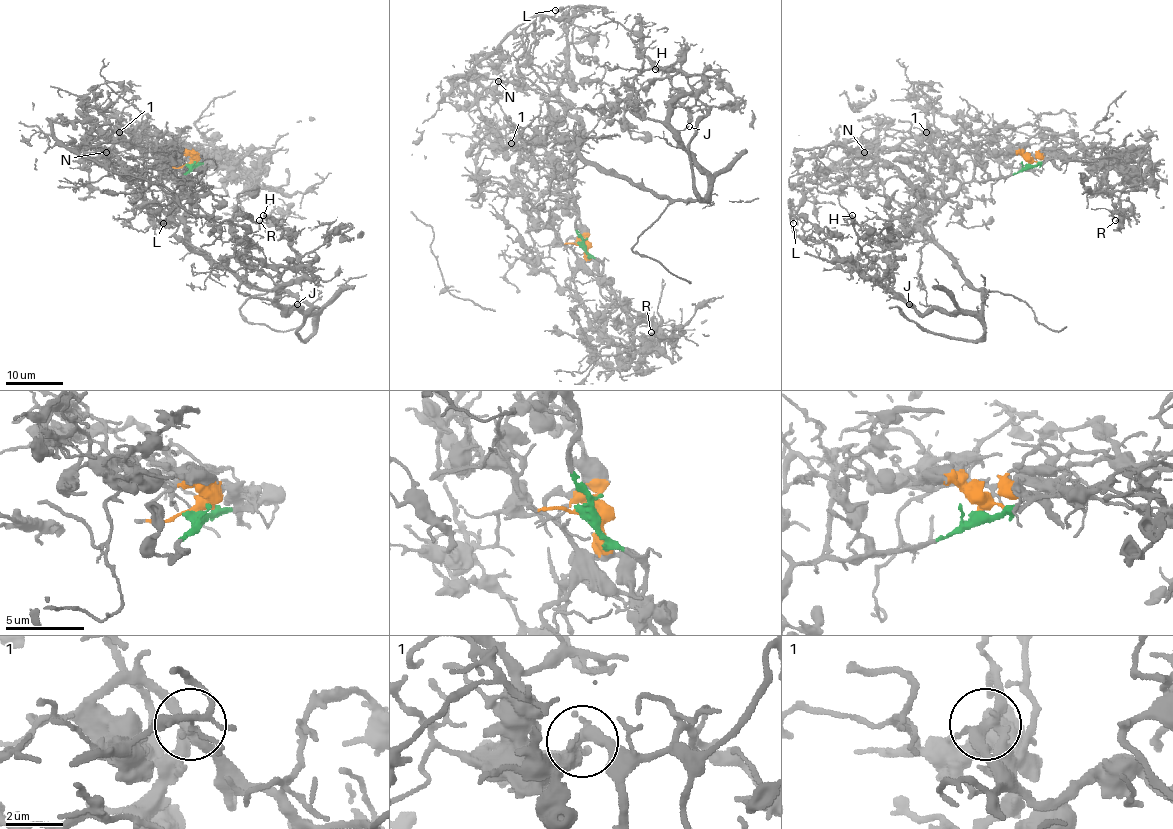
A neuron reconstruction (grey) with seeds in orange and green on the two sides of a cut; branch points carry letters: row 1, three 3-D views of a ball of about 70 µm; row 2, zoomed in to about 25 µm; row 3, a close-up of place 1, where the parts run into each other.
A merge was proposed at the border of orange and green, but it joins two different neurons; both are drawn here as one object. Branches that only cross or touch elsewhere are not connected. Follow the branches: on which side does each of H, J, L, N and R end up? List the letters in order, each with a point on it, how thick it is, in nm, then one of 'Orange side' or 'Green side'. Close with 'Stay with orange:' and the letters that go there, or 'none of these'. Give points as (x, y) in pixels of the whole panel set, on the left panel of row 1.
H: Place: (263, 215). Thickness 180 nm. Green side
J: Place: (297, 304). Thickness 110 nm. Green side
L: Place: (163, 223). Thickness 140 nm. Orange side
N: Place: (106, 152). Thickness 160 nm. Orange side
R: Place: (259, 220). Thickness 150 nm. Orange side
Stay with orange: L, N, R

